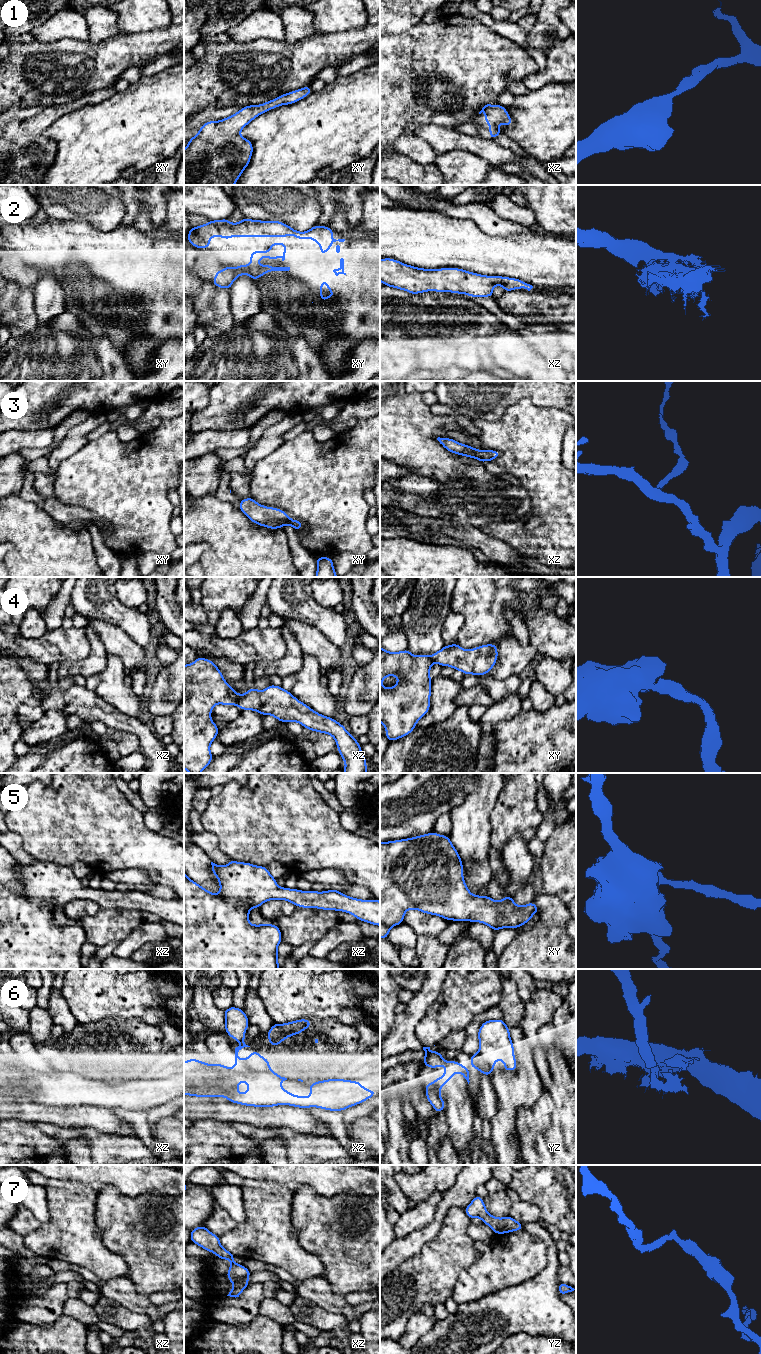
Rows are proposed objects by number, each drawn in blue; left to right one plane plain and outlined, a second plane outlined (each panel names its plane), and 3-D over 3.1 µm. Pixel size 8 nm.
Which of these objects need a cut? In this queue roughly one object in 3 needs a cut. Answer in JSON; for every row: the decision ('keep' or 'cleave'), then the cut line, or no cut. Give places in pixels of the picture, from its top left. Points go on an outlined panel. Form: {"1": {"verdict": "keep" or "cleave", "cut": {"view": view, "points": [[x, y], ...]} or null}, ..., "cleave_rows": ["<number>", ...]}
{"1": {"verdict": "keep", "cut": null}, "2": {"verdict": "keep", "cut": null}, "3": {"verdict": "keep", "cut": null}, "4": {"verdict": "cleave", "cut": {"view": "xz", "points": [[240, 695], [235, 704]]}}, "5": {"verdict": "keep", "cut": null}, "6": {"verdict": "cleave", "cut": {"view": "xz", "points": [[243, 1036], [235, 1039]]}}, "7": {"verdict": "keep", "cut": null}, "cleave_rows": ["4", "6"]}

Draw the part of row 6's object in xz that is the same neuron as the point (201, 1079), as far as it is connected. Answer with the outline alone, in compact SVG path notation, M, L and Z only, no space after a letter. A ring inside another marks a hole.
M236 1039L241 1043L240 1046L235 1048L235 1067L229 1068L220 1063L210 1065L206 1062L199 1061L195 1058L191 1058L184 1062L184 1095L195 1097L224 1097L231 1103L253 1107L275 1107L277 1105L290 1105L292 1107L299 1107L308 1109L309 1107L318 1107L319 1109L325 1109L328 1111L344 1111L345 1109L363 1103L369 1098L377 1094L376 1090L368 1090L362 1086L359 1081L351 1081L345 1079L327 1079L318 1082L310 1083L309 1097L302 1097L300 1095L292 1095L286 1089L281 1088L281 1083L287 1078L280 1076L273 1072L270 1068L269 1060L261 1056L257 1051L253 1050L252 1053L246 1059L240 1059L238 1052L244 1047L250 1047L245 1044L245 1039ZM241 1081L245 1081L249 1086L249 1089L244 1094L238 1092L238 1085Z

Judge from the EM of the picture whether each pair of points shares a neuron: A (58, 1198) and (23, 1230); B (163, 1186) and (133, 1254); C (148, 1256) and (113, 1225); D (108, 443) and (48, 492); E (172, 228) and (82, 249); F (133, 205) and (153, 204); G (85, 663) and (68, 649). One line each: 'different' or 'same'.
A: different
B: different
C: same
D: different
E: different
F: same
G: different

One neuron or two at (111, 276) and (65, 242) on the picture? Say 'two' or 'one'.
one

